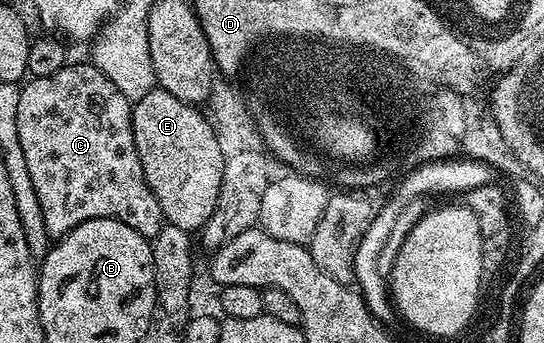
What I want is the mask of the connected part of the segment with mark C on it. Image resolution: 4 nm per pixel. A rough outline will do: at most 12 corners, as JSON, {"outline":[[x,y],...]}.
{"outline":[[93,63],[19,87],[51,238],[164,223],[132,104]]}

